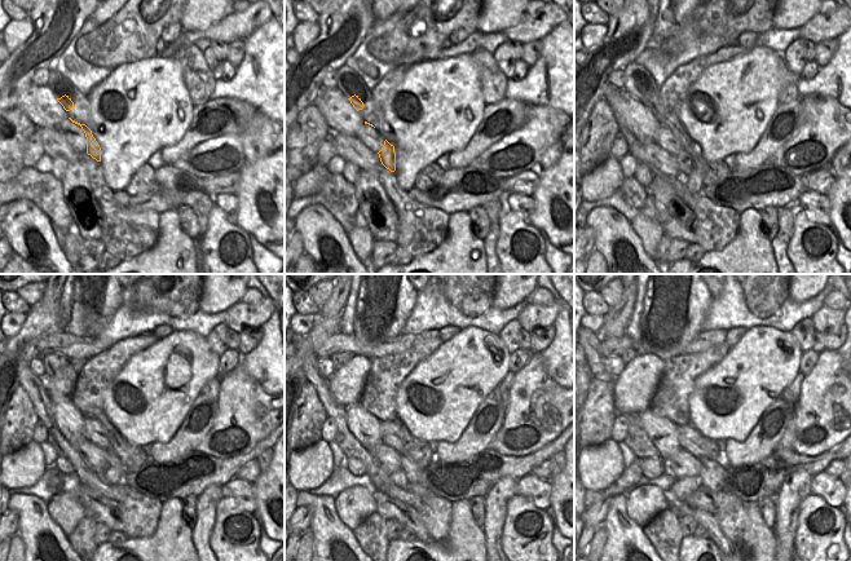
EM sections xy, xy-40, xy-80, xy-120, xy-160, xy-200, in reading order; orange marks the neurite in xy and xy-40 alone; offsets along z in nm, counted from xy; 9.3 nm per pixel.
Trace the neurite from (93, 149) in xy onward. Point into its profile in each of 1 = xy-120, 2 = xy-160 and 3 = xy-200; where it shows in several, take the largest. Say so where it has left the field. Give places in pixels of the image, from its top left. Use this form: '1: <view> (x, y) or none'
1: xy-120 (111, 458)
2: xy-160 (413, 471)
3: xy-200 (711, 475)

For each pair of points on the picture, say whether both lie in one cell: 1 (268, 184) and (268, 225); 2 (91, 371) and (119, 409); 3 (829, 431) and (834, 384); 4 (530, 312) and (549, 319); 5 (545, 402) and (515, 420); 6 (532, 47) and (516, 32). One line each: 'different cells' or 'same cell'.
1: same cell
2: different cells
3: same cell
4: same cell
5: same cell
6: different cells

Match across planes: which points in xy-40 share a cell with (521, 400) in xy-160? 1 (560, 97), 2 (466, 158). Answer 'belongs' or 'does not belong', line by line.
1: does not belong
2: does not belong

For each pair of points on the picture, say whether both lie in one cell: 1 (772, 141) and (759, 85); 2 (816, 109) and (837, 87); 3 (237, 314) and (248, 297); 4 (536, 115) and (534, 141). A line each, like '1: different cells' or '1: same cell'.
1: different cells
2: different cells
3: different cells
4: same cell

